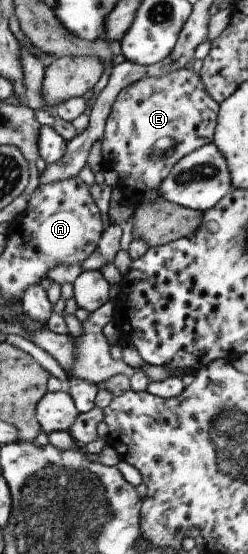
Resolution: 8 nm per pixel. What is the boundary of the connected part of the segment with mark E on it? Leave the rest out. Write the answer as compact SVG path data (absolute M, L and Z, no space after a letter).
M182 68L164 76L144 77L124 87L116 97L105 122L101 140L103 162L120 177L118 185L128 194L142 194L143 204L162 199L158 186L166 180L171 168L188 153L213 142L219 104L206 92L198 73Z

